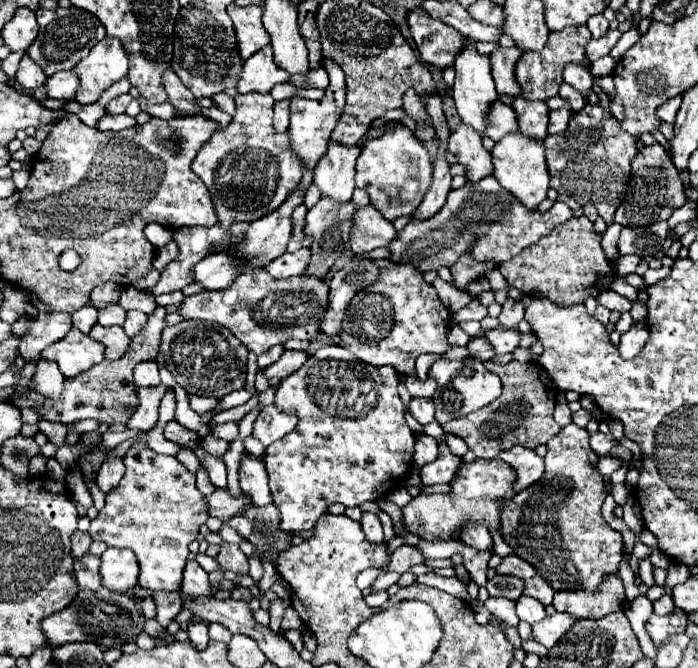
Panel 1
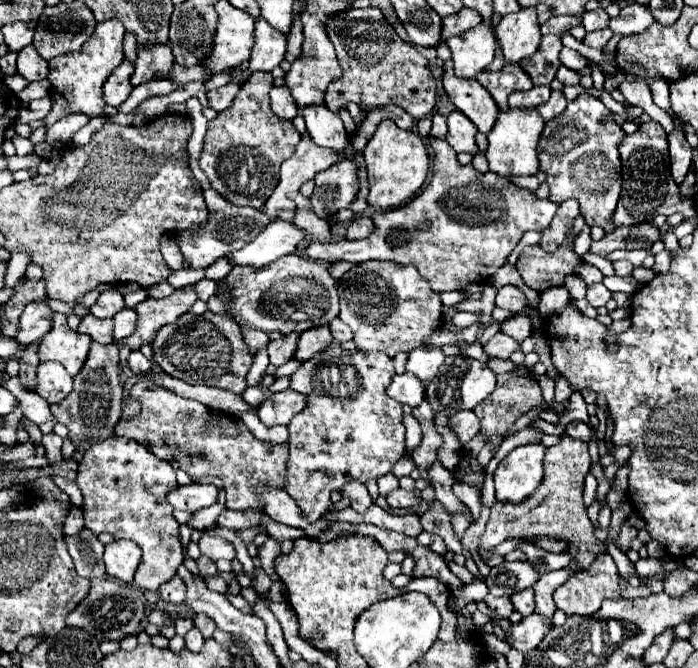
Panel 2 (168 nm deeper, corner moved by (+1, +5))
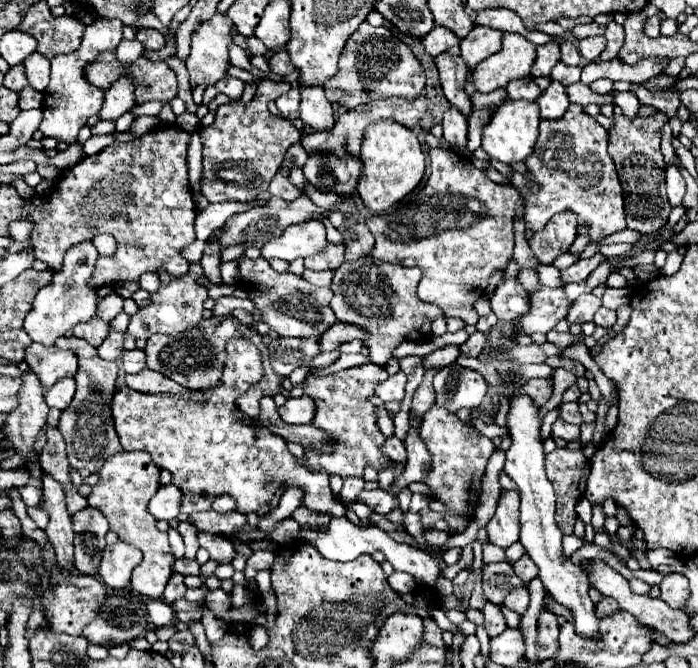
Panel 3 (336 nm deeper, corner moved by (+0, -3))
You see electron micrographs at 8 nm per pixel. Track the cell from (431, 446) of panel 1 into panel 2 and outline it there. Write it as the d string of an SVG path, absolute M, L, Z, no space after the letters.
M405 414L405 428L407 428L407 452L413 454L413 450L421 444L421 426L413 416Z

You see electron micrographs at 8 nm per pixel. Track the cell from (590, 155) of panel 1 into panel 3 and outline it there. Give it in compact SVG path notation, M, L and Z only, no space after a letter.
M570 104L564 118L558 122L542 120L540 136L532 154L524 160L526 178L540 186L538 192L520 190L524 202L526 228L542 230L556 212L572 210L578 216L578 234L588 234L592 244L626 228L624 194L612 158L606 148L606 130L588 116L580 104Z

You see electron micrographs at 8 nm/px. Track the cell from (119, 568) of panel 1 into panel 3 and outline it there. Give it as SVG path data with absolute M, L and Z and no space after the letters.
M126 542L108 544L102 552L102 562L98 566L98 574L104 578L104 584L110 588L124 588L130 582L130 574L134 566L142 560L142 552Z

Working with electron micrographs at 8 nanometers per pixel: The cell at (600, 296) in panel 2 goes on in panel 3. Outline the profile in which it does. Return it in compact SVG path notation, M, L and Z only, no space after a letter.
M582 294L570 308L566 320L572 324L584 324L584 322L592 322L596 310L602 306L600 298L596 298L594 294Z

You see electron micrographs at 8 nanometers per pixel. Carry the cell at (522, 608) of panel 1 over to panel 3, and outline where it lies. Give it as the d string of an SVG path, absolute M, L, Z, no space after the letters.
M514 588L506 598L504 598L504 606L508 606L510 610L518 612L518 614L524 614L524 610L528 608L528 602L530 602L530 596L528 596L528 590L526 588Z

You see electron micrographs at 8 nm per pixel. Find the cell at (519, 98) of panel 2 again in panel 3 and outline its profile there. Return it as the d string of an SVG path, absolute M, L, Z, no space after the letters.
M532 76L520 78L520 80L512 80L506 86L506 92L510 98L524 98L524 100L538 100L538 94L542 92L538 88L538 84L532 80Z

